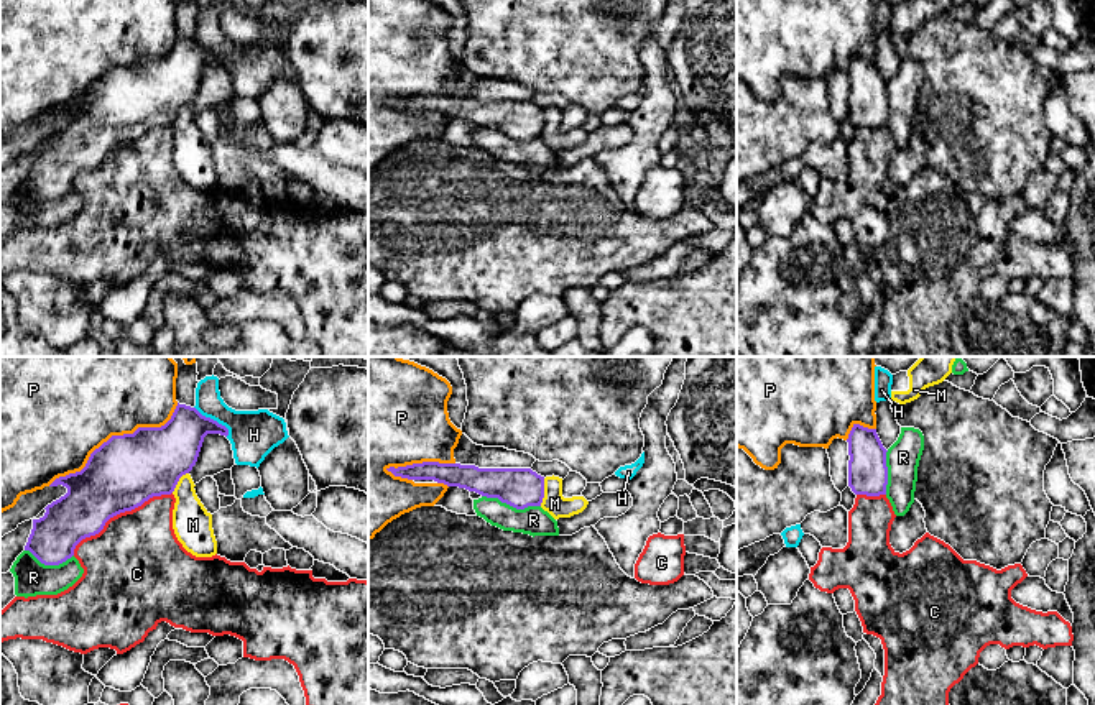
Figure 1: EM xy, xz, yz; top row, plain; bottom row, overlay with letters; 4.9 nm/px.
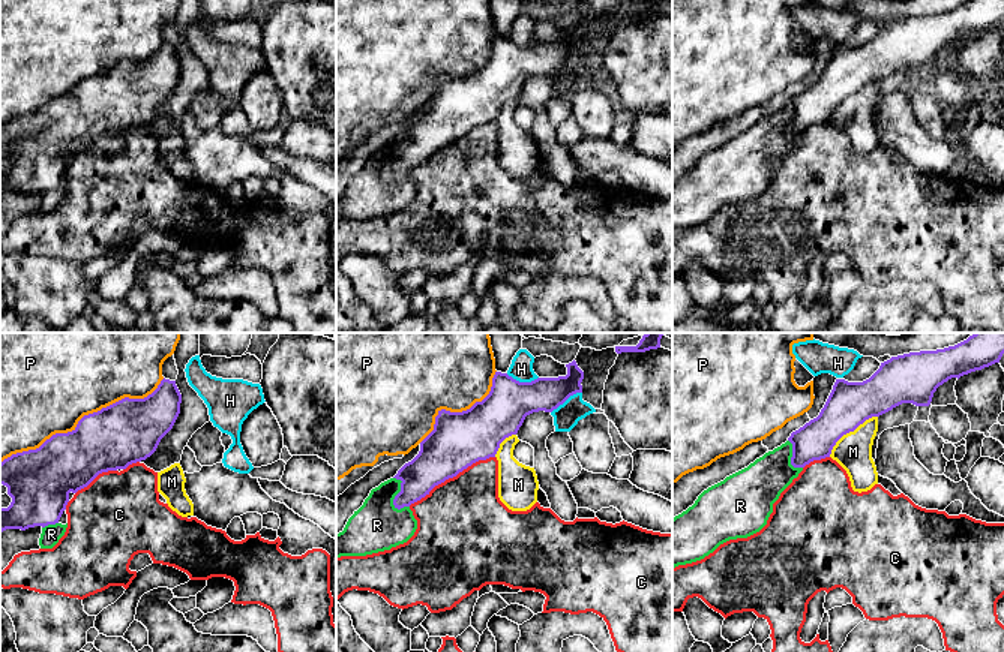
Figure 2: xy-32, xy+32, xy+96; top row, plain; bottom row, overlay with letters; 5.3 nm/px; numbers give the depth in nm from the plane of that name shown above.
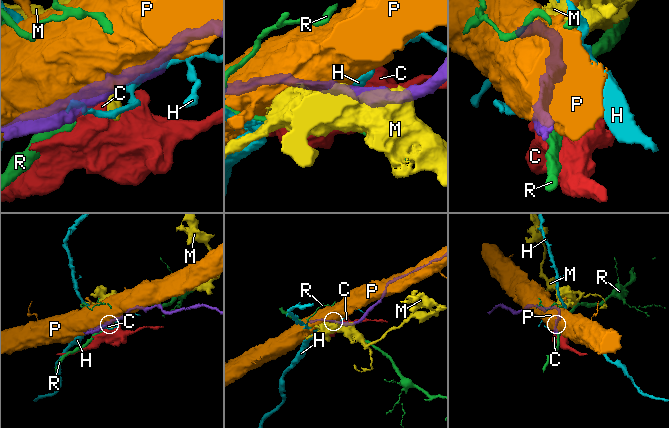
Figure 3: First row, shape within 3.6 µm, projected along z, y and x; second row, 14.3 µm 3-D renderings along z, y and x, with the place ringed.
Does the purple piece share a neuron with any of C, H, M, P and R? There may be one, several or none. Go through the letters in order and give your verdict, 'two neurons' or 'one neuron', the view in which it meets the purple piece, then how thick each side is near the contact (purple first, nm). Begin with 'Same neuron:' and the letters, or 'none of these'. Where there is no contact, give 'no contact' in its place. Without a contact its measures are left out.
Same neuron: none of these
C: two neurons; contact in xy; calibres 360 and 460 nm
H: two neurons; contact in xy; calibres 260 and 240 nm
M: two neurons; contact in xz; calibres 190 and 110 nm
P: two neurons; contact in xy; calibres 360 and 500 nm
R: two neurons; contact in xz; calibres 190 and 140 nm

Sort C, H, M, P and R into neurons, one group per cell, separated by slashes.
C / H / M / P / R

